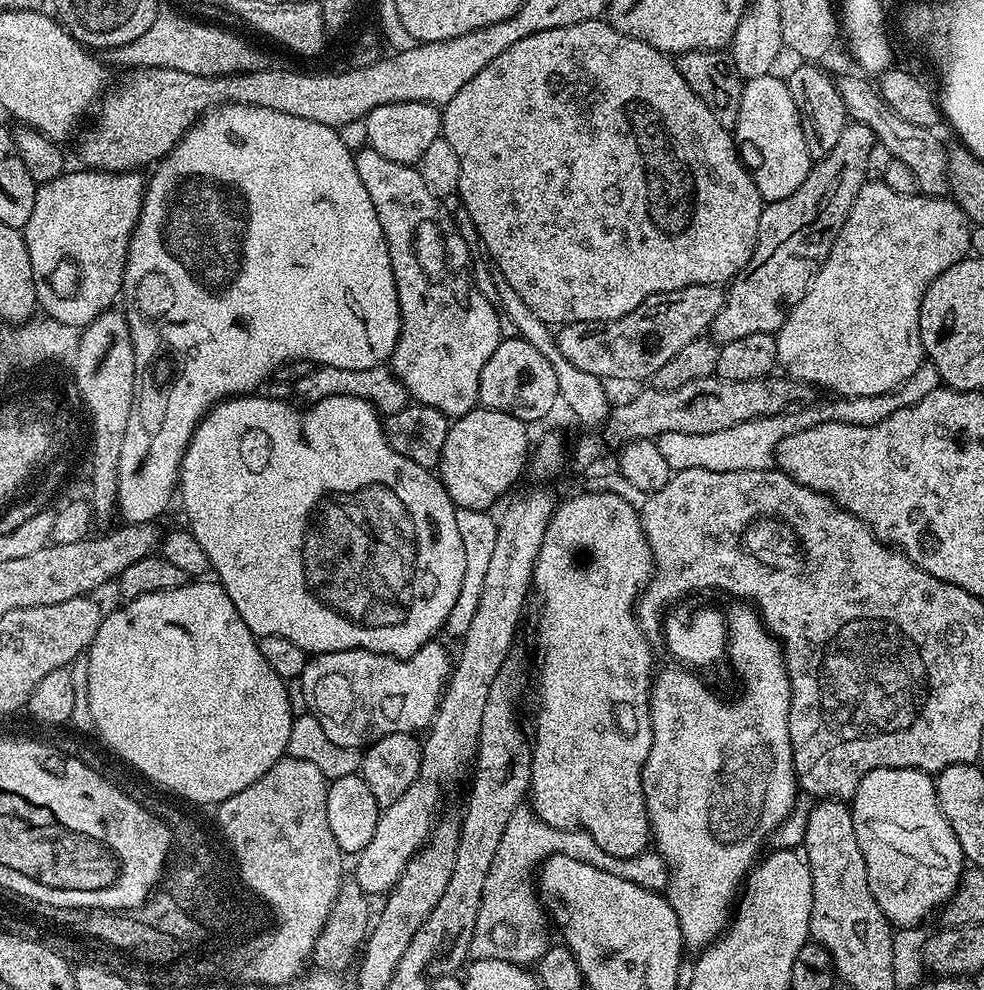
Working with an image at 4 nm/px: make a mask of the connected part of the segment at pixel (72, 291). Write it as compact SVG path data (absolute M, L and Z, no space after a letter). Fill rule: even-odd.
M83 170L84 172L65 171L63 176L54 178L50 182L39 185L34 194L34 211L30 213L30 222L26 222L23 228L26 250L30 250L30 270L34 270L34 286L36 287L37 305L49 317L58 322L66 323L67 326L74 326L83 329L94 318L98 318L102 313L109 311L112 304L121 295L124 287L124 267L128 257L128 243L132 237L132 231L136 228L136 223L140 217L140 207L144 205L144 190L146 180L139 171L134 172L97 172L95 170Z

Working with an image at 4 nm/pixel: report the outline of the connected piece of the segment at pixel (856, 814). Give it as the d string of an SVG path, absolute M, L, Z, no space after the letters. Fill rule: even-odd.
M916 768L870 770L870 774L862 778L858 790L852 795L850 807L854 818L854 834L858 834L862 858L866 858L874 902L882 906L882 914L886 914L893 929L912 928L922 923L932 911L935 913L943 909L949 898L956 895L966 861L950 822L946 822L946 814L942 814L942 806L936 797L935 779Z

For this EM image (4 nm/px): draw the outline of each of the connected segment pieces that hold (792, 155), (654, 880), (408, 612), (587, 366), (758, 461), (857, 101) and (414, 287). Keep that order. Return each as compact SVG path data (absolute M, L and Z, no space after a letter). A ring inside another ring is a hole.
M769 74L745 83L734 136L741 145L749 144L760 155L754 179L765 202L786 198L806 182L814 161L810 150L806 150L798 106L794 106L794 98L790 98L787 79L780 77L779 80L776 74Z
M517 814L510 818L510 822L506 822L506 830L502 830L498 854L494 854L490 874L486 874L486 886L482 886L478 918L474 922L468 947L468 954L472 960L494 958L511 964L532 966L547 954L550 947L548 941L550 916L533 881L532 884L528 881L528 871L532 867L535 869L543 865L544 861L552 856L565 856L578 862L586 862L590 866L598 866L610 874L618 874L618 878L626 878L626 882L634 882L651 892L663 893L668 886L670 875L668 865L655 851L645 850L629 860L619 860L616 856L606 854L606 850L602 850L602 846L594 842L589 832L555 828L535 815Z
M245 394L233 396L220 401L219 404L215 404L203 416L200 424L194 430L194 434L186 446L184 457L180 463L178 504L180 500L181 506L184 507L184 516L188 519L186 521L188 531L194 534L194 538L198 538L202 550L206 550L208 562L215 579L226 590L226 594L230 594L230 602L234 602L234 610L238 610L238 614L242 614L242 622L246 622L248 629L258 638L261 636L290 638L290 642L294 642L294 646L302 646L302 650L309 654L341 652L342 650L361 648L362 650L370 650L371 652L386 654L387 656L399 656L401 658L413 656L415 652L422 650L422 646L433 643L437 639L436 631L439 630L440 632L445 627L450 610L453 609L454 602L457 601L459 591L462 589L462 578L465 577L466 573L465 551L463 549L462 537L458 534L457 519L455 518L457 507L453 504L450 494L440 481L439 475L435 471L418 466L418 462L410 462L410 458L402 458L402 454L398 454L398 450L394 450L394 446L390 446L390 442L384 437L381 413L368 400L363 400L360 397L338 395L322 398L321 401L313 403L311 407L300 406L302 408L295 408L294 405L287 404L284 400L271 400L268 396L260 395Z
M695 284L646 298L630 314L601 324L574 322L555 333L558 349L579 370L605 381L647 381L661 366L674 358L682 346L701 339L711 329L718 310L724 305L725 289L719 284Z
M925 362L914 370L906 382L894 392L874 394L873 396L854 396L851 398L836 398L833 404L816 404L801 407L799 410L789 410L778 416L762 416L758 420L747 420L733 428L718 430L714 434L662 434L656 440L658 450L662 450L662 458L671 466L673 472L682 470L762 470L772 468L776 459L776 447L790 434L800 432L803 428L813 428L831 420L843 424L874 427L878 422L890 418L900 408L909 408L914 402L926 398L935 388L941 387L942 381L938 370L931 362Z
M860 74L856 76L839 77L838 87L842 94L842 102L848 107L849 117L855 123L870 126L870 130L876 136L878 143L886 146L894 160L905 162L910 166L914 174L917 189L923 195L935 196L937 198L947 195L950 190L948 179L948 150L944 148L936 132L933 129L917 126L907 122L899 114L894 114L885 100L880 99L880 93L875 87L867 84L865 77Z
M367 146L359 149L355 153L355 158L358 178L362 178L362 186L366 186L366 194L370 194L370 202L374 202L374 210L378 214L378 222L382 226L382 234L388 243L390 266L394 270L394 282L398 290L400 337L392 351L392 359L390 361L391 372L400 380L402 386L407 389L409 395L417 403L428 405L449 418L462 417L469 410L477 407L479 403L477 398L478 378L482 378L482 366L486 366L486 362L490 362L490 354L494 354L494 350L499 346L502 339L502 333L500 333L500 322L502 324L501 313L498 311L497 305L488 301L480 290L476 288L476 283L473 280L474 254L468 249L468 244L464 241L463 234L456 229L456 224L452 221L451 214L440 205L443 204L441 197L435 196L426 186L426 182L422 182L419 171L410 164L390 162L390 158L382 158L382 154L378 154L373 148Z

